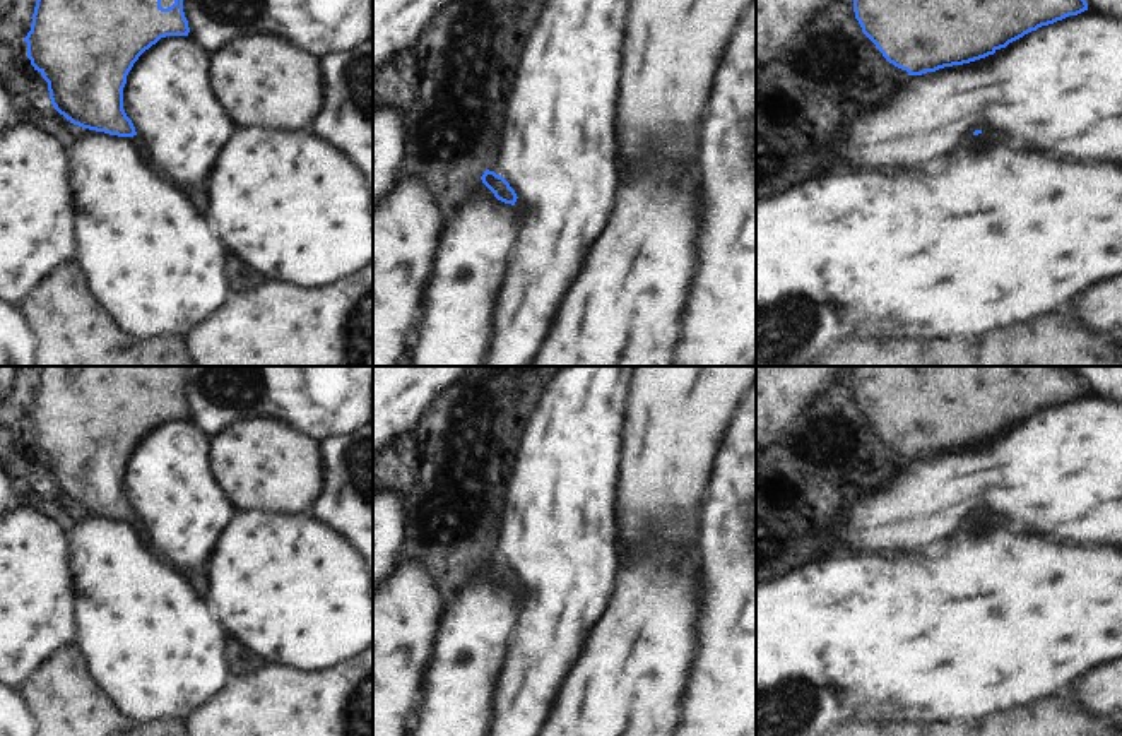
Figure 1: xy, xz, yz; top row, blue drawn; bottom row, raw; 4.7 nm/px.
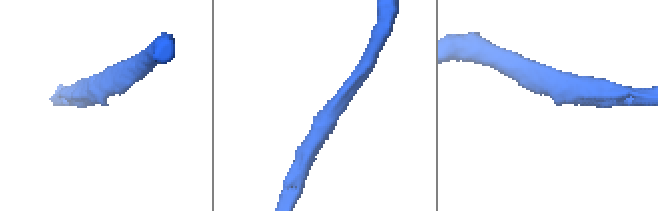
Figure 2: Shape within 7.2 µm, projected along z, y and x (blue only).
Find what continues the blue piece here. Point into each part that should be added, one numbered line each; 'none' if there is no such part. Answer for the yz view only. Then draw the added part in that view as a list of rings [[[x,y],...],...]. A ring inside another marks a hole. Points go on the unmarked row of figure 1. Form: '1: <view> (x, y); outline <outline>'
1: yz (980, 522); outline [[[978,517],[978,519],[970,520],[970,522],[963,527],[963,531],[965,531],[965,532],[977,532],[977,531],[987,527],[989,524],[990,524],[990,519],[989,519],[989,517]]]

